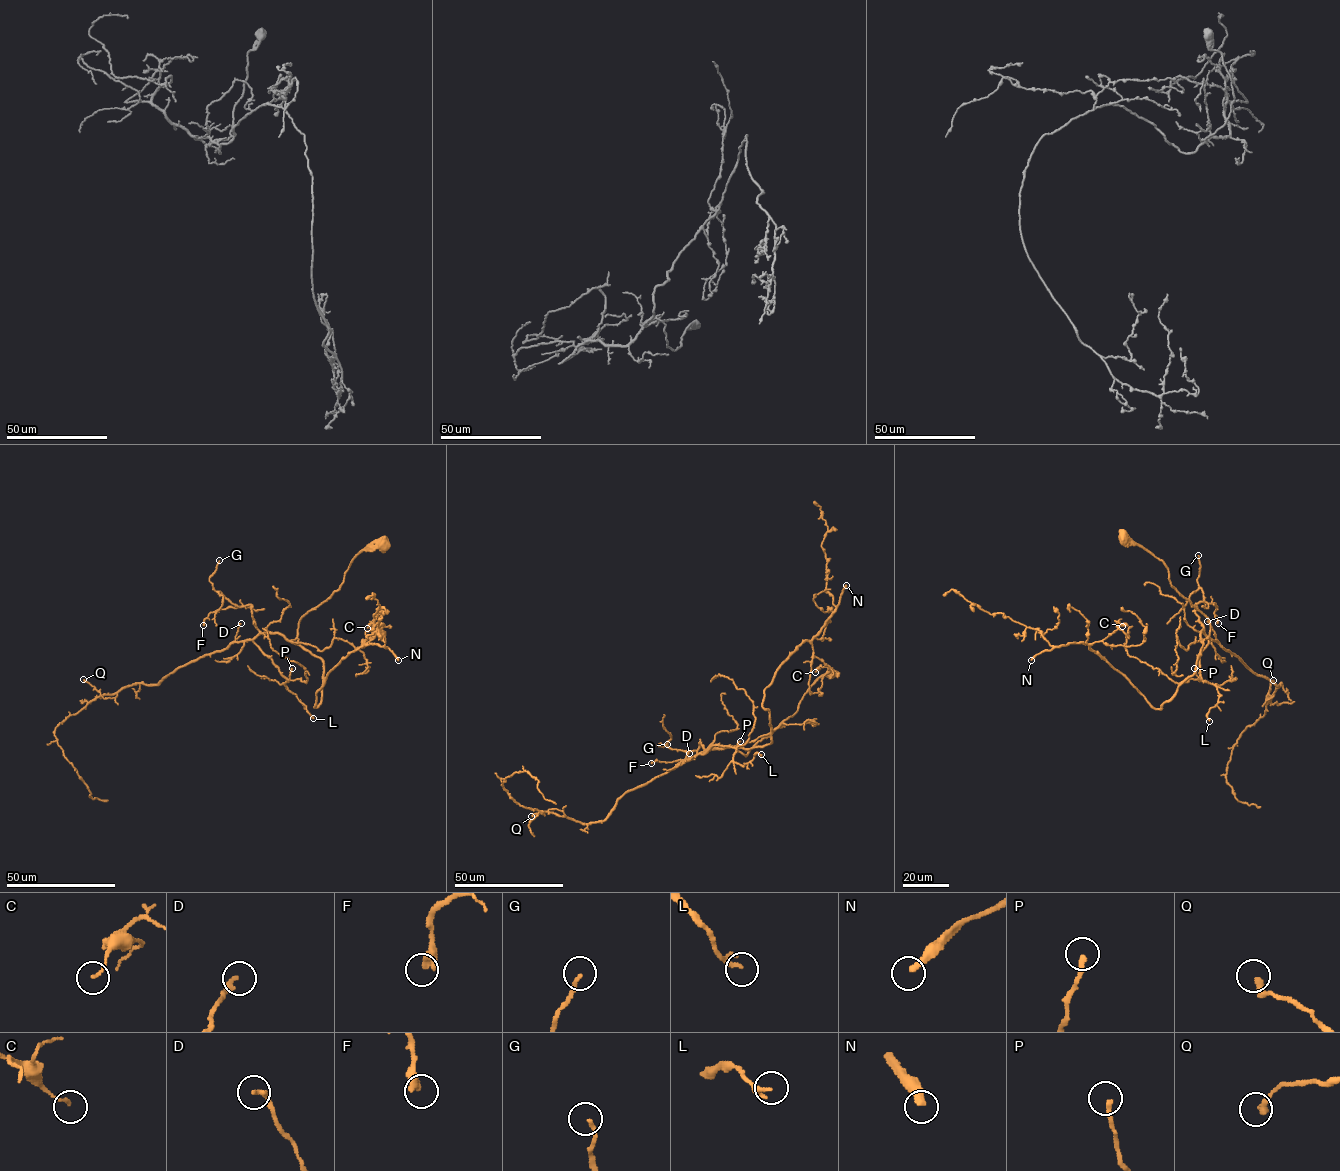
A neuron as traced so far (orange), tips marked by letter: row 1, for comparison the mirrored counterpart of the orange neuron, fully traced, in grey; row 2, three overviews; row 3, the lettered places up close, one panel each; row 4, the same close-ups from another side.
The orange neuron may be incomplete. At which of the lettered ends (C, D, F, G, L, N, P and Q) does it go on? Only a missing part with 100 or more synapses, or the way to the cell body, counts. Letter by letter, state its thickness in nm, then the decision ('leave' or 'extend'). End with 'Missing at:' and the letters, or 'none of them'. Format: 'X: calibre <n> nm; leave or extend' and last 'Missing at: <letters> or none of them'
C: calibre 130 nm; leave
D: calibre 220 nm; leave
F: calibre 360 nm; leave
G: calibre 160 nm; leave
L: calibre 240 nm; leave
N: calibre 320 nm; extend
P: calibre 200 nm; leave
Q: calibre 360 nm; leave
Missing at: N

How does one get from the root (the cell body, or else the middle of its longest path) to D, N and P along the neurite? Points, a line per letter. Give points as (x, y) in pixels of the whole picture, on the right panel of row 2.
D: (1124, 537), (1163, 561), (1170, 584), (1208, 619), (1209, 636), (1201, 637), (1202, 631), (1215, 640), (1207, 621)
N: (1124, 537), (1160, 559), (1170, 584), (1208, 619), (1195, 671), (1155, 709), (1087, 644), (1069, 642), (1031, 660)
P: (1124, 537), (1160, 559), (1170, 584), (1208, 619), (1201, 680), (1194, 668)

